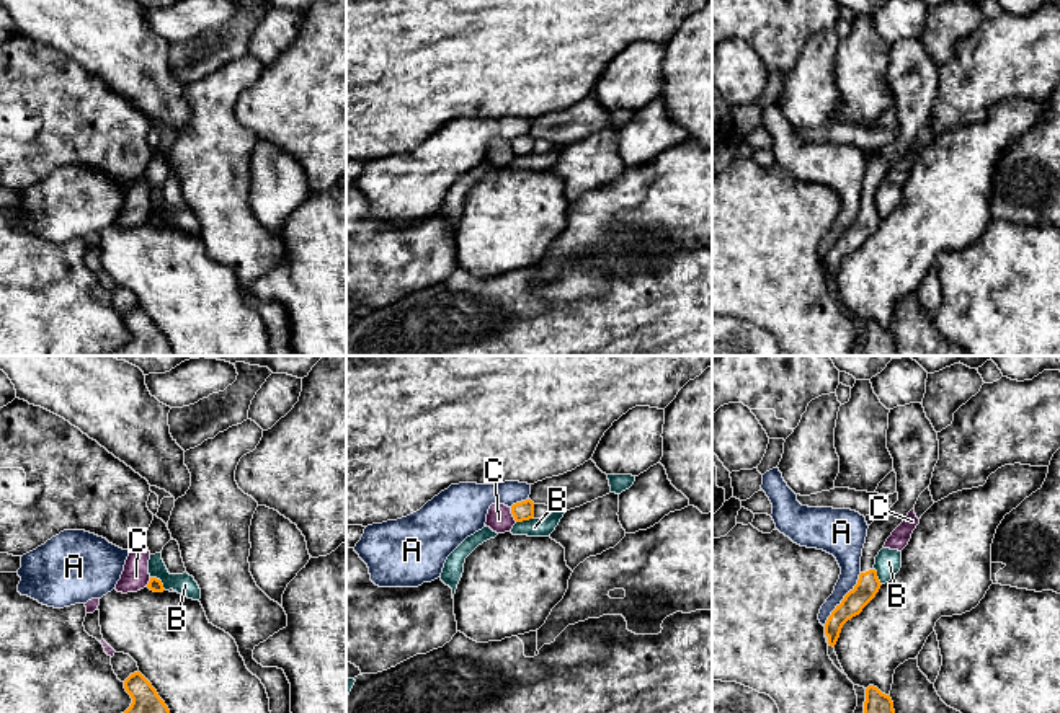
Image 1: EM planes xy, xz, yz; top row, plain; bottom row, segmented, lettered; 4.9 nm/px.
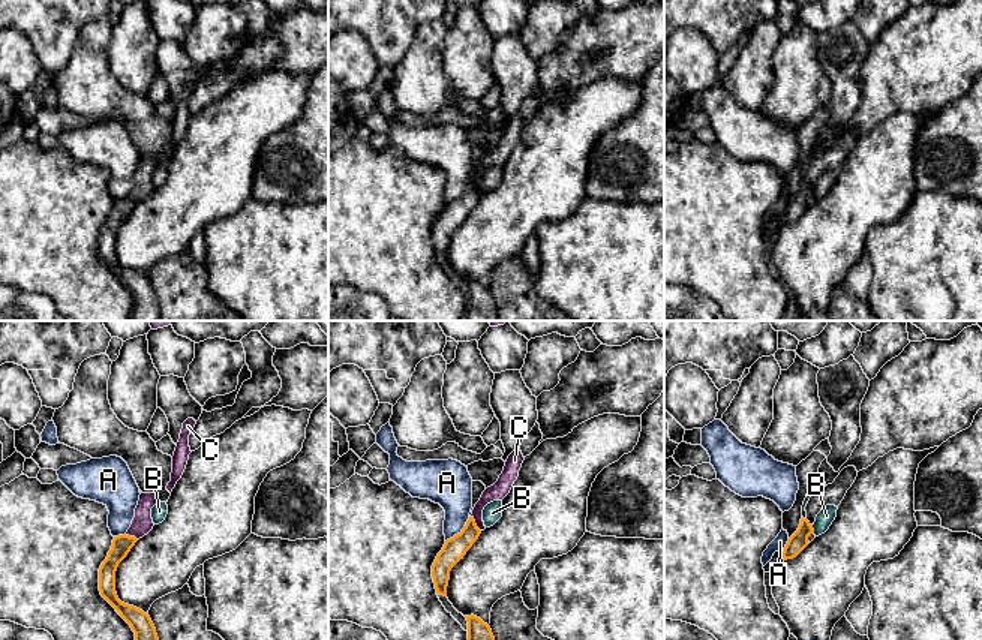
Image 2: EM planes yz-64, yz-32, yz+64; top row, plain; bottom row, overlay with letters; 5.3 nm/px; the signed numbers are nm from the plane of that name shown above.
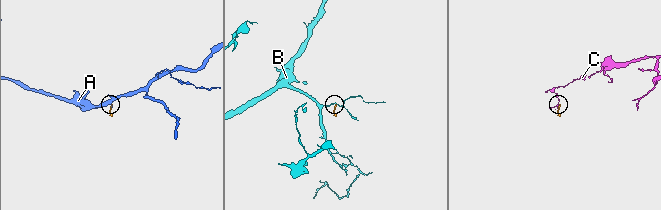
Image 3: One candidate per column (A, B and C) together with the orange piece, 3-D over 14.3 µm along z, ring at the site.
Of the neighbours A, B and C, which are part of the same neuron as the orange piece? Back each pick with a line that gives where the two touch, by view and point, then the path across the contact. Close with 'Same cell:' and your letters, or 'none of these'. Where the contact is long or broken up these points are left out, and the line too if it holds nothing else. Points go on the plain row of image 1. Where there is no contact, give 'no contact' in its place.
Same cell: none of these

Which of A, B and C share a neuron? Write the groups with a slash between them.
A / B / C

